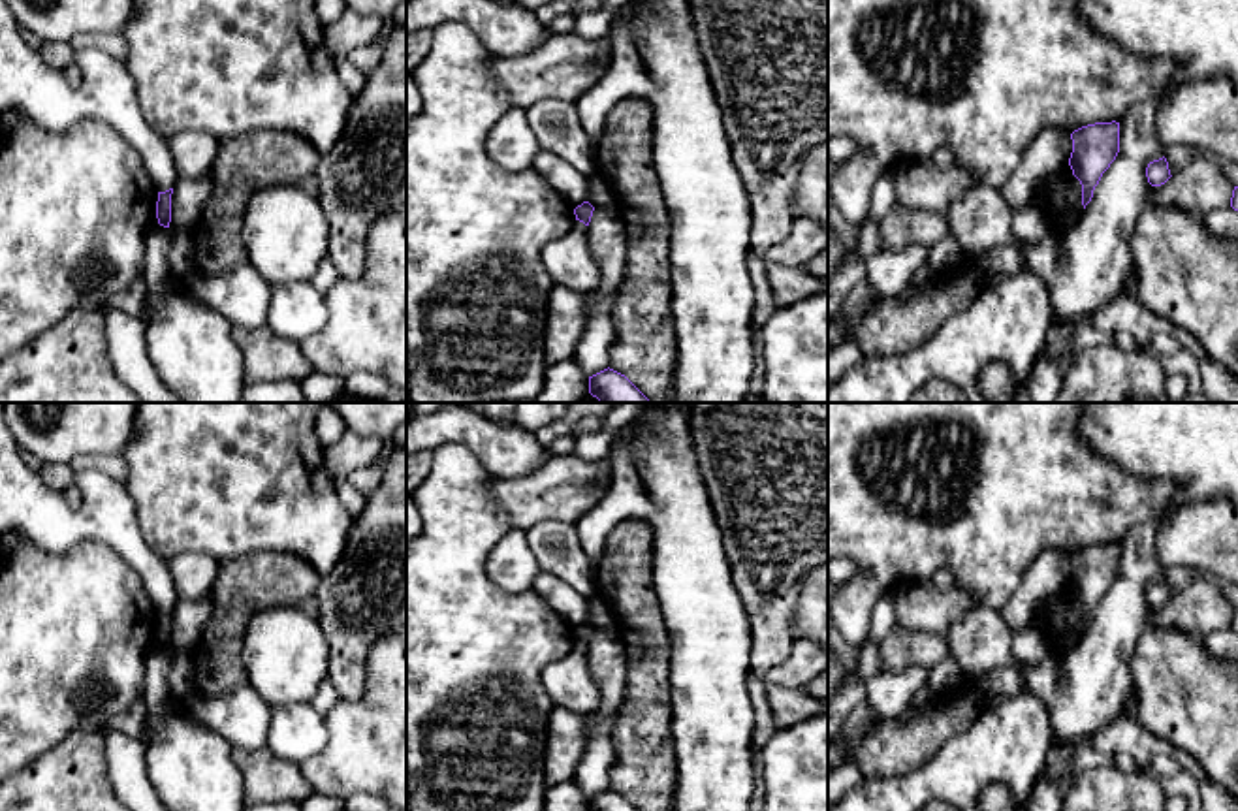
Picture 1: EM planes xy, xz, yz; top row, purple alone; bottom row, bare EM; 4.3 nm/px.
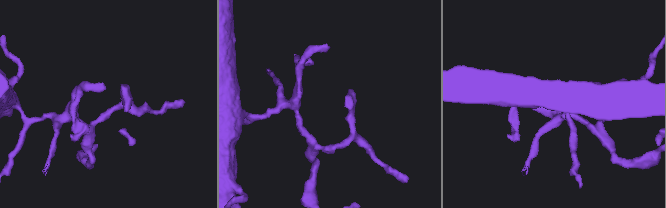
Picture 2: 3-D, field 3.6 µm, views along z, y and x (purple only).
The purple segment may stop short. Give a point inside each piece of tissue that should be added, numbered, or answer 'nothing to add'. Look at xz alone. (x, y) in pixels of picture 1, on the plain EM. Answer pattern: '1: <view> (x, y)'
nothing to add

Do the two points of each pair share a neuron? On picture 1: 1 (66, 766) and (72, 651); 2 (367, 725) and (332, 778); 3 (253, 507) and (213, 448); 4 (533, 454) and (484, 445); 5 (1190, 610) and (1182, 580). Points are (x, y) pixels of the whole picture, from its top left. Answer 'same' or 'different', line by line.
1: different
2: same
3: same
4: same
5: different

